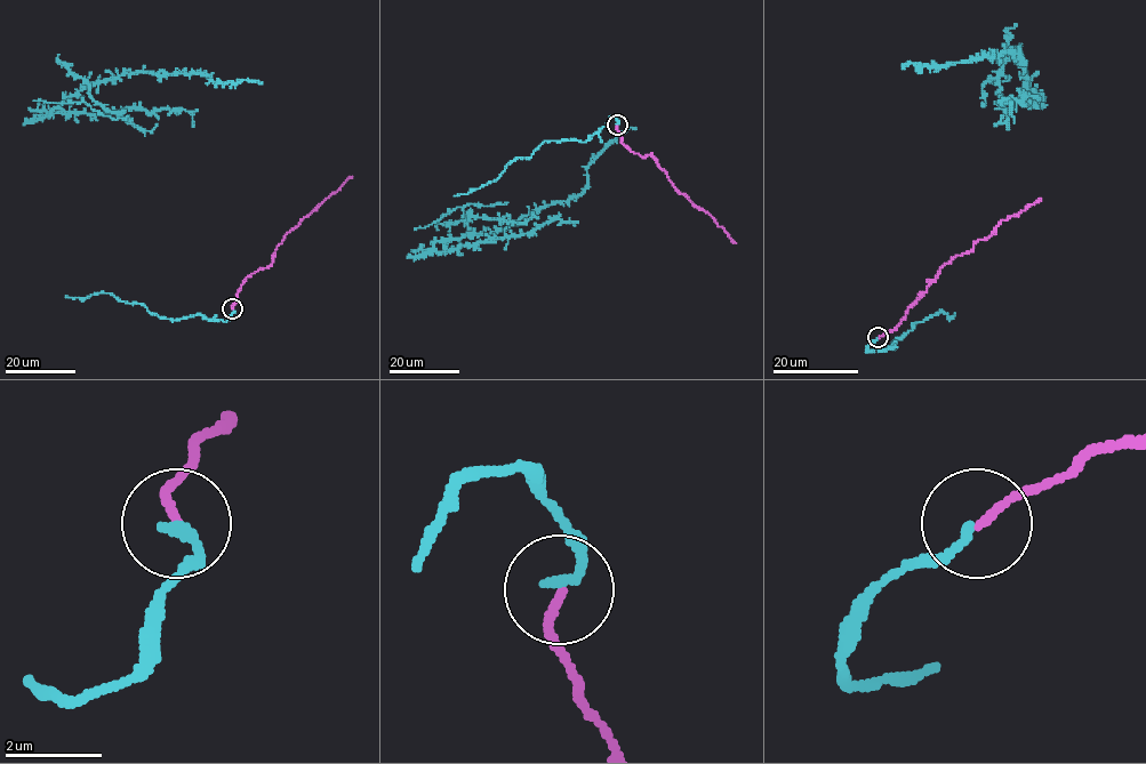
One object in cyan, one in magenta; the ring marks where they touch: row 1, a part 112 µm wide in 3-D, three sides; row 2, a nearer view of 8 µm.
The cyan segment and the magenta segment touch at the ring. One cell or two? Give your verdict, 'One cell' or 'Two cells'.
One cell

